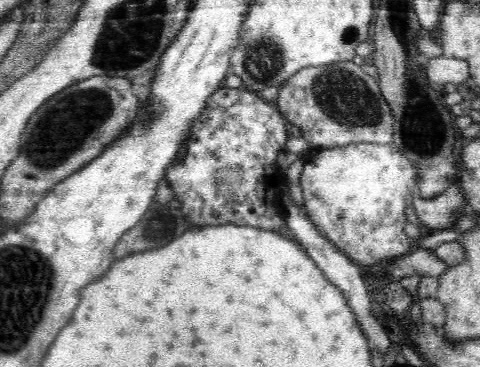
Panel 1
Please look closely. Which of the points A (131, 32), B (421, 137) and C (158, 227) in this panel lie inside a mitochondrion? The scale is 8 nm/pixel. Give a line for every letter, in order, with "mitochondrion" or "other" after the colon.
A: mitochondrion
B: mitochondrion
C: mitochondrion

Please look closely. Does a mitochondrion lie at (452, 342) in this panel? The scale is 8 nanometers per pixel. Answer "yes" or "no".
no

